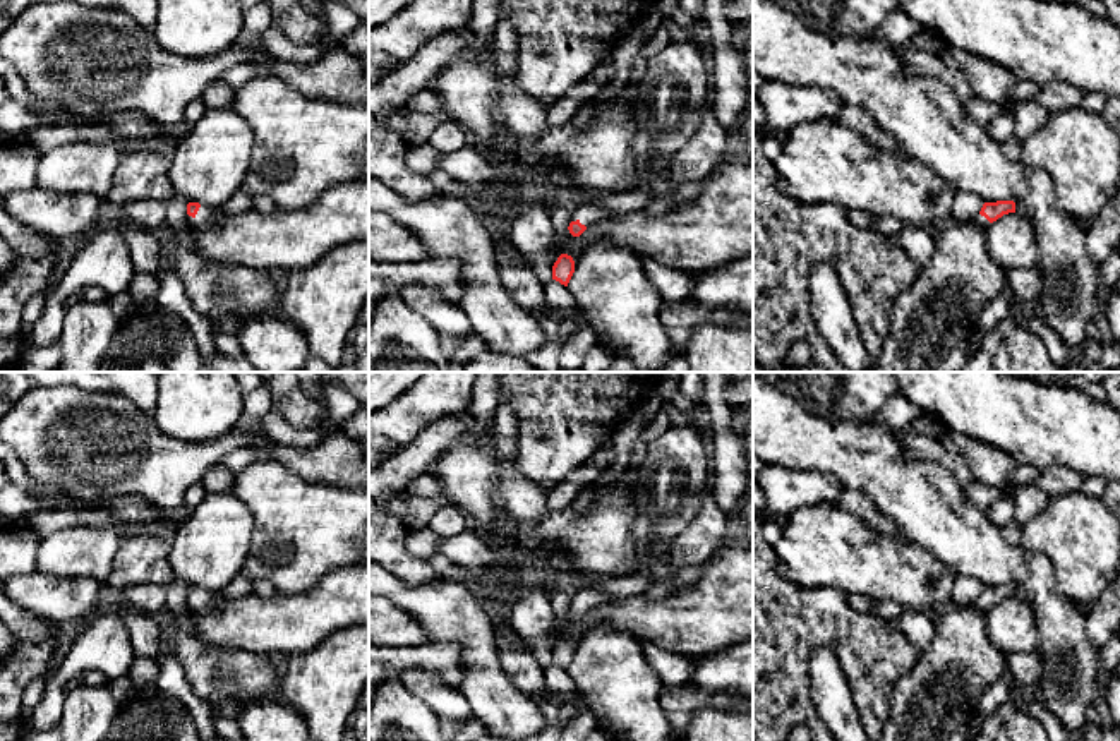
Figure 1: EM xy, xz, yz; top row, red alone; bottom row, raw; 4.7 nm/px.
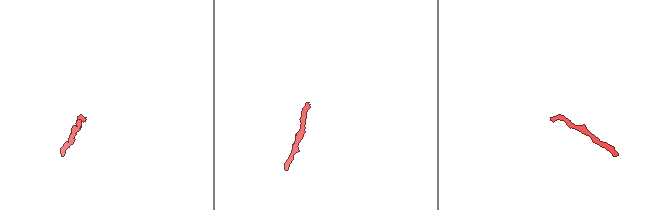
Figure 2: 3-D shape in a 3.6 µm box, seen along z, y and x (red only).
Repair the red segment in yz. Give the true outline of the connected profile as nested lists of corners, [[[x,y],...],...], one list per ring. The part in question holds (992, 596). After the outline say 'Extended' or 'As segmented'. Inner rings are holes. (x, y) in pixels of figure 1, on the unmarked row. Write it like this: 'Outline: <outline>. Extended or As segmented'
Outline: [[[1014,585],[985,587],[981,595],[974,600],[972,607],[981,612],[986,612],[990,607],[997,605],[998,602],[1009,597],[1015,597]]]. Extended

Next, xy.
Outline: [[[189,587],[187,588],[187,605],[192,612],[209,612],[218,609],[218,595],[199,588]]]. Extended

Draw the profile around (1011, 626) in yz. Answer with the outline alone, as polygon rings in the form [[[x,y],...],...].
[[[1009,597],[985,612],[986,635],[1002,654],[1038,652],[1039,630],[1031,607]]]

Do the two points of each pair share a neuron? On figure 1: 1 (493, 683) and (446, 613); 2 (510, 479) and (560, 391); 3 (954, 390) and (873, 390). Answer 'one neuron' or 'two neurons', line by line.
1: one neuron
2: two neurons
3: two neurons

